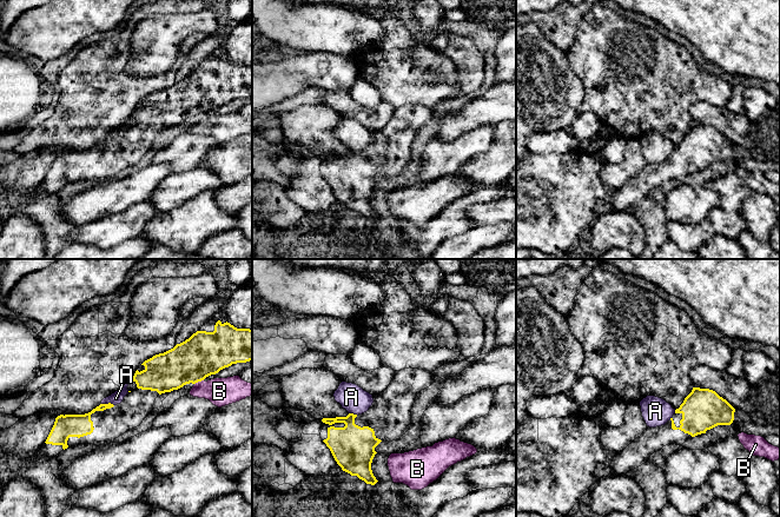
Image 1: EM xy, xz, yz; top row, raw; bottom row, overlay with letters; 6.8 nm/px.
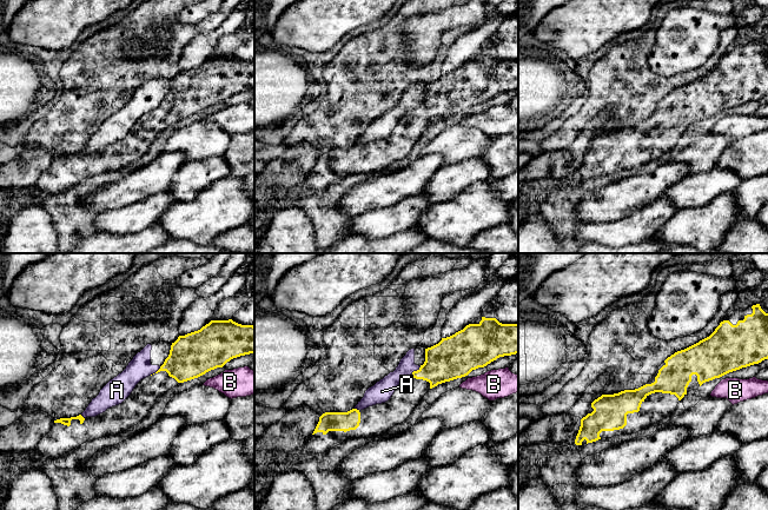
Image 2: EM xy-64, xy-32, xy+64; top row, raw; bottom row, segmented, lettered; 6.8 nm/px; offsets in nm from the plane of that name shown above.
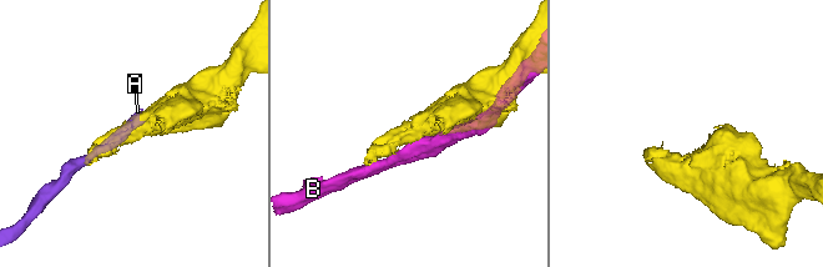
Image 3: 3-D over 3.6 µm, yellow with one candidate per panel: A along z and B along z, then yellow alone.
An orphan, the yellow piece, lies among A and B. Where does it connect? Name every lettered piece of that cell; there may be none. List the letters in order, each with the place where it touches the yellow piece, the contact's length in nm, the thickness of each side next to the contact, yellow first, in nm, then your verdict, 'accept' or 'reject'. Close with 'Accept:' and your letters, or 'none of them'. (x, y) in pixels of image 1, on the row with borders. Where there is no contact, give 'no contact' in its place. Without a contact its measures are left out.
A: contact xy (108, 403); length 90 nm; calibres 150 and 80 nm; reject
B: contact xy (198, 380); length 70 nm; calibres 300 and 190 nm; reject
Accept: none of them

